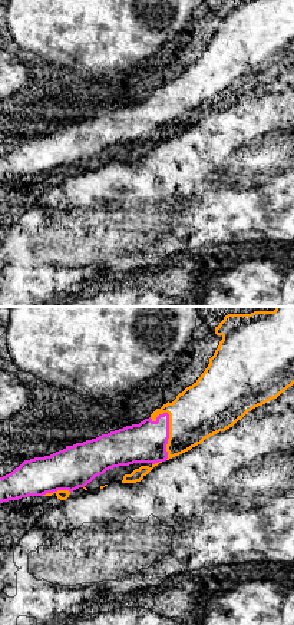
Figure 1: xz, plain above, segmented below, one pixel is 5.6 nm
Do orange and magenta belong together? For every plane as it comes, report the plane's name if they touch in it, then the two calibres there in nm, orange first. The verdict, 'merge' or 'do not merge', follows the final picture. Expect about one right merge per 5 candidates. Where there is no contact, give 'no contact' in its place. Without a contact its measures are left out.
xz | 300/220 nm

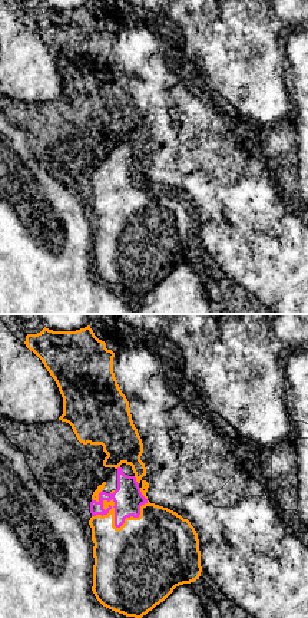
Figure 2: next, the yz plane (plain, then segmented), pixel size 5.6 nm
yz | 480/160 nm

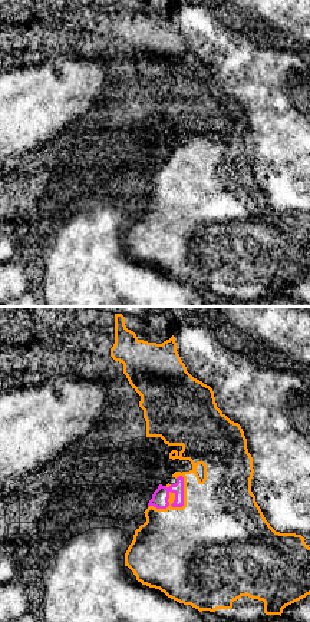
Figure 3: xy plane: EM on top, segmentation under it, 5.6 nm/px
xy | 500/100 nm

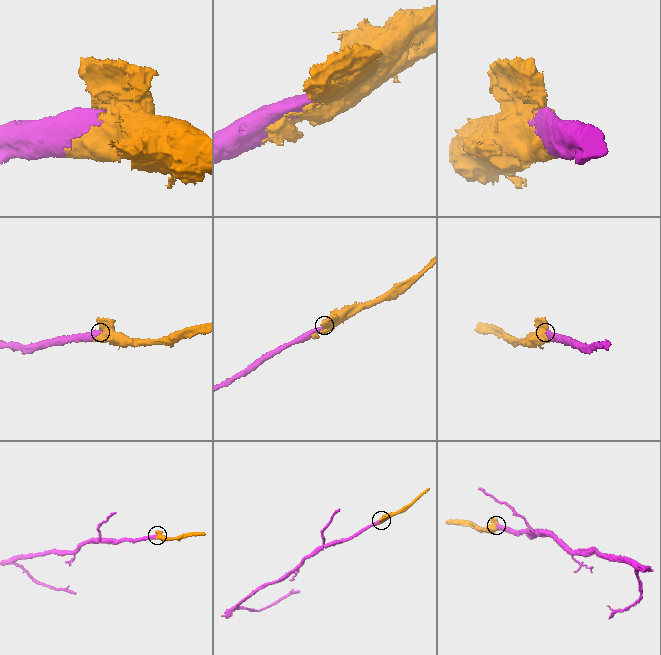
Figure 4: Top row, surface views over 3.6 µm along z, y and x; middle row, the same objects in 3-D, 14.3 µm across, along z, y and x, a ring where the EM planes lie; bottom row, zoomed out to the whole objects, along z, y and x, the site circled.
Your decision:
merge

